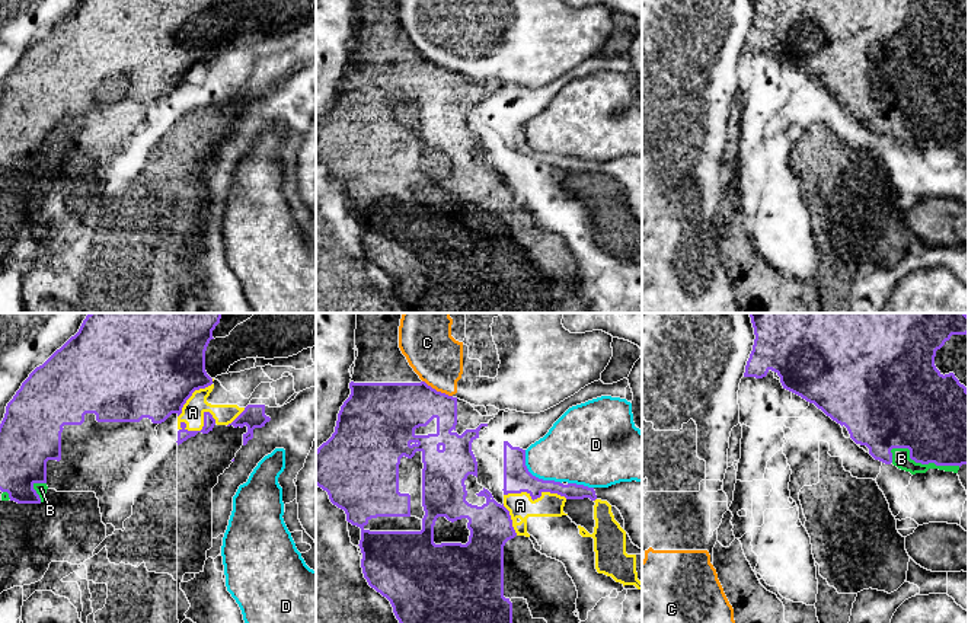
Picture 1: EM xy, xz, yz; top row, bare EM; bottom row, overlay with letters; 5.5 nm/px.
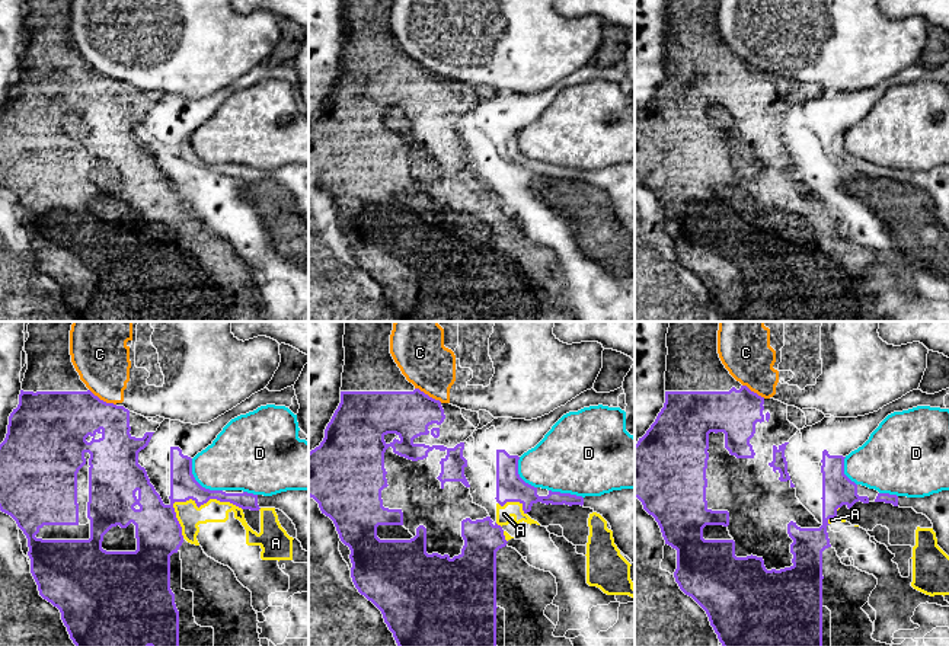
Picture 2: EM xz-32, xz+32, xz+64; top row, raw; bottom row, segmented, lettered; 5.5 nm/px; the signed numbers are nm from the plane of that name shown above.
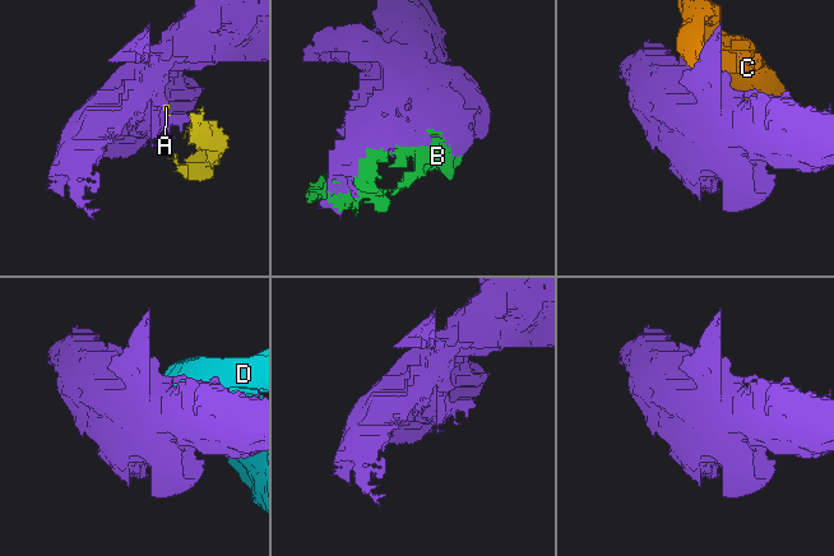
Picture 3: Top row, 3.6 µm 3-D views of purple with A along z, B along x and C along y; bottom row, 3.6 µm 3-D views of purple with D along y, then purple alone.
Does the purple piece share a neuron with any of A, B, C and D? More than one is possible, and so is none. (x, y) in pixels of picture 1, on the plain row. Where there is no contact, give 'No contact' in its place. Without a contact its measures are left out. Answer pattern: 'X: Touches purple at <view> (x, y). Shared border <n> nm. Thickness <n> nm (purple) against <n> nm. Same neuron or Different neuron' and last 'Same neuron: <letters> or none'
A: Touches purple at xy (203, 101). Shared border 220 nm. Thickness 70 nm (purple) against 130 nm. Different neuron
B: Touches purple at yz (922, 137). Shared border 400 nm. Thickness 460 nm (purple) against 100 nm. Same neuron
C: Touches purple at xz (435, 64). Shared border 190 nm. Thickness 300 nm (purple) against 280 nm. Different neuron
D: Touches purple at xz (534, 150). Shared border 280 nm. Thickness 150 nm (purple) against 340 nm. Different neuron
Same neuron: B

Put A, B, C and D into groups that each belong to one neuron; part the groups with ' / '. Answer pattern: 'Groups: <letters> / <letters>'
Groups: A / B / C / D

